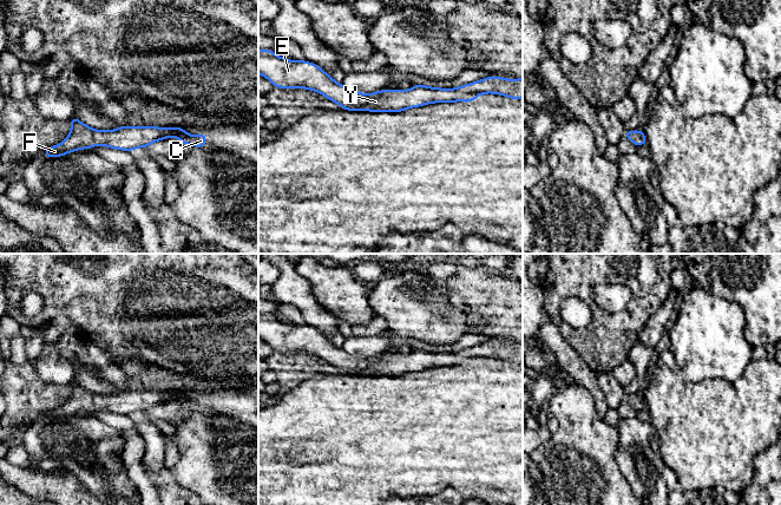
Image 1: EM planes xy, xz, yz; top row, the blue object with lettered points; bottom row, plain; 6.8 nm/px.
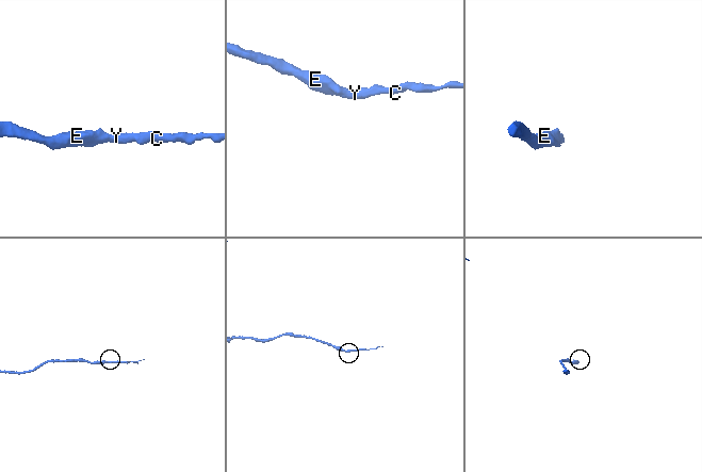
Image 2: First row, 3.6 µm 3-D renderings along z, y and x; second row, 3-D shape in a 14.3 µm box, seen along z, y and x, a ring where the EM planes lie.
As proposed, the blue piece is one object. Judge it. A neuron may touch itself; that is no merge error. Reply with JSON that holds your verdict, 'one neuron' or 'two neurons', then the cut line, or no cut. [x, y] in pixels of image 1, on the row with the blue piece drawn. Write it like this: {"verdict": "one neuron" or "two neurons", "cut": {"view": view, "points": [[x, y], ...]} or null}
{"verdict": "one neuron", "cut": null}

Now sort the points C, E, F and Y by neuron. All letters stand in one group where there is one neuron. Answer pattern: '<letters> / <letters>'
C E F Y

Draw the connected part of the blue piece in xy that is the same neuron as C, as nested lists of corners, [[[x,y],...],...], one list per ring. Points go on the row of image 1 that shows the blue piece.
[[[77,117],[71,118],[71,132],[67,138],[44,151],[44,157],[60,157],[79,149],[92,149],[94,145],[109,146],[124,151],[138,147],[147,147],[150,144],[176,137],[183,144],[203,147],[206,135],[191,136],[182,127],[155,127],[155,126],[119,126],[117,130],[93,130],[83,124]]]

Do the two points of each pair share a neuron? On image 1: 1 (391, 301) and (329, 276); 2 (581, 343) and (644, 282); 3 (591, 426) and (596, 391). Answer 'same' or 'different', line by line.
1: different
2: same
3: different

